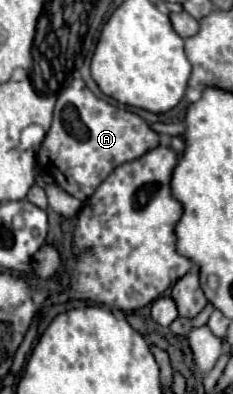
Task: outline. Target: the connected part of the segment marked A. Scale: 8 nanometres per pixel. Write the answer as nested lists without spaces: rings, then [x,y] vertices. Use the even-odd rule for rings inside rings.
[[[74,79],[74,83],[58,95],[52,127],[38,151],[38,165],[48,171],[66,193],[86,201],[118,165],[134,161],[158,145],[160,135],[140,115],[110,105],[96,97],[82,79]]]

